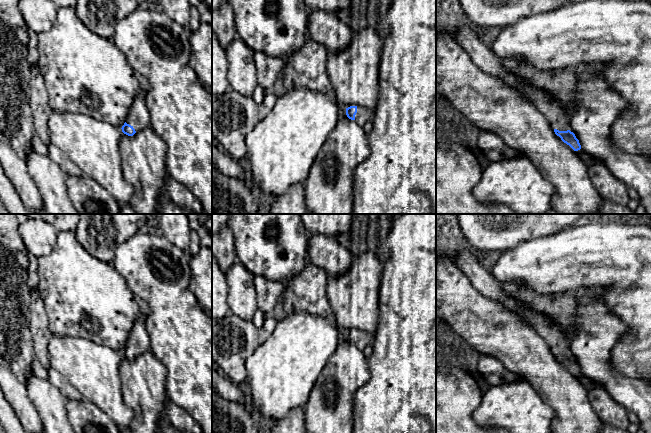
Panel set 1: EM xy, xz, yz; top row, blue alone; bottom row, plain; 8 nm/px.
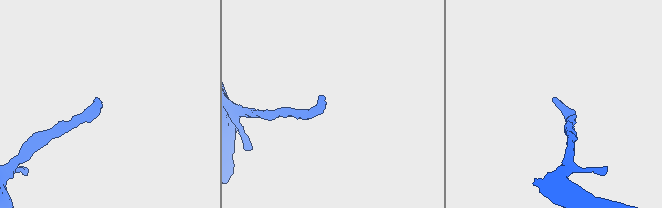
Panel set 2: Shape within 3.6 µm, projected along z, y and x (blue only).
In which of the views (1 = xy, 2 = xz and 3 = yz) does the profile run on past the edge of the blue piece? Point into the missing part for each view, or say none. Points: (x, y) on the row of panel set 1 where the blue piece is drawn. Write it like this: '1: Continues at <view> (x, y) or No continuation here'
1: Continues at xy (138, 117)
2: Continues at xz (363, 114)
3: Continues at yz (481, 55)

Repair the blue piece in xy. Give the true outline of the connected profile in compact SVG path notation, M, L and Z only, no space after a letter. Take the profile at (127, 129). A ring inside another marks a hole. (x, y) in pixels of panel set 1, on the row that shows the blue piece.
M140 91L136 96L126 122L122 126L122 132L128 136L133 136L137 131L140 131L150 126L150 114L145 102L145 91Z

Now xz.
M350 106L346 108L346 115L349 119L360 122L361 124L367 121L371 121L374 112L365 107Z

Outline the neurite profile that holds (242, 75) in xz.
M235 38L226 48L227 78L232 90L242 96L253 96L258 86L254 51L241 38Z

